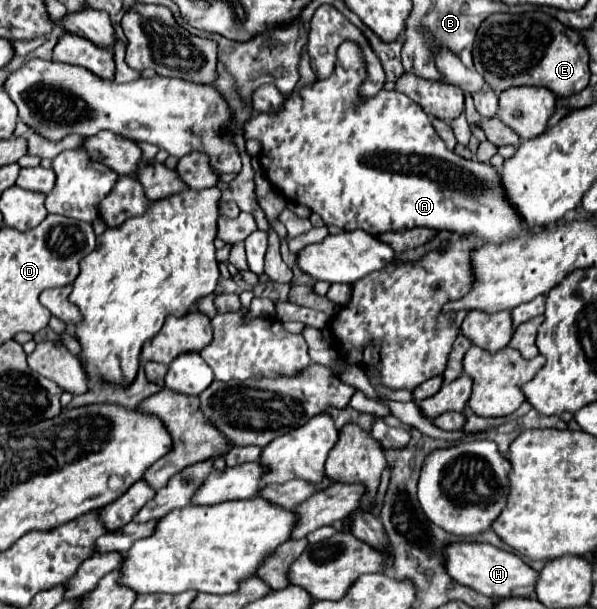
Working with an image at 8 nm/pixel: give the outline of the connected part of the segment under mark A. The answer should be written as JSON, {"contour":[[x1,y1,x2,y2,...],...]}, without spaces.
{"contour":[[346,43,338,49,338,65,330,79,292,91,276,113,254,113,244,123,244,139,256,139,262,145,260,163,272,187,292,203,318,213,326,225,342,231,362,229,378,235,384,231,430,227,474,235,486,243,498,243,528,231,506,201,496,169,488,163,462,159,446,149,432,127,432,119,410,97,398,91,380,91,376,97,356,105,356,89,364,81,364,75,367,73,358,47]]}

